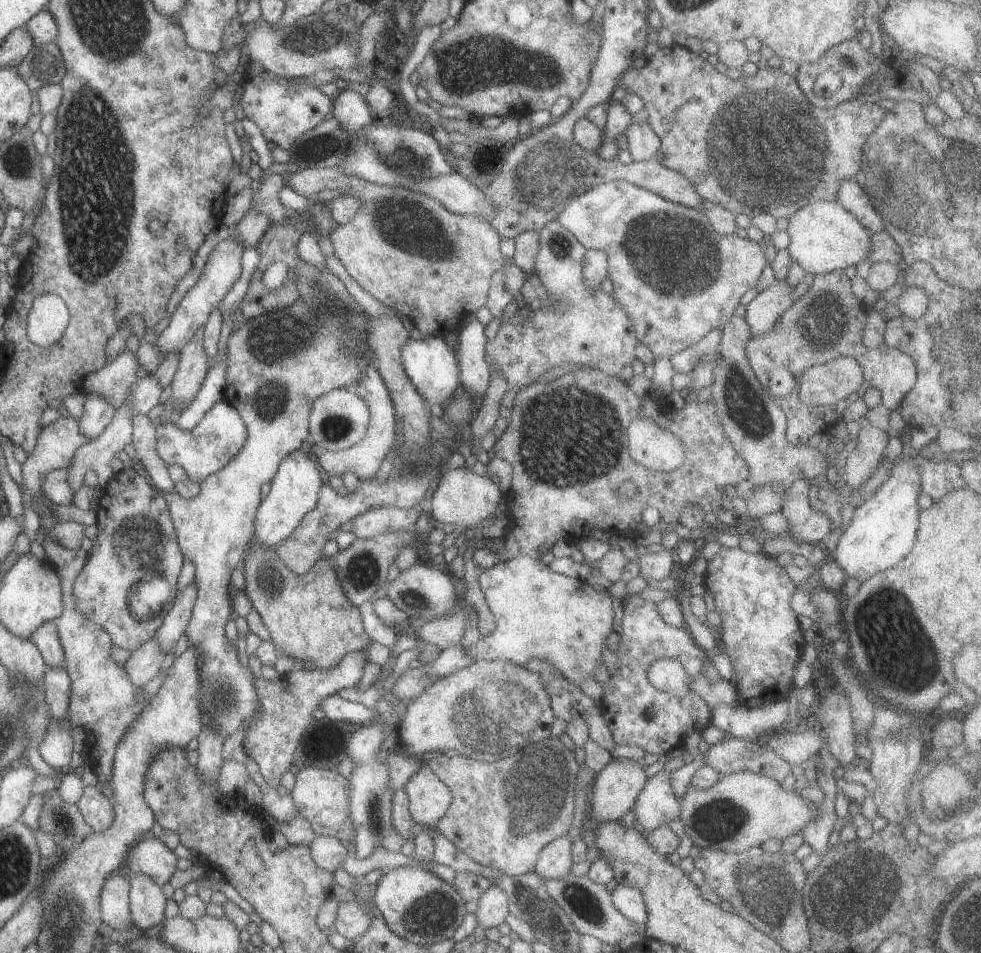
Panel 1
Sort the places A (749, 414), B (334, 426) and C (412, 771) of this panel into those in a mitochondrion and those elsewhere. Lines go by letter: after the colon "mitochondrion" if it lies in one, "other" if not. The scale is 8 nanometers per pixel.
A: mitochondrion
B: mitochondrion
C: other

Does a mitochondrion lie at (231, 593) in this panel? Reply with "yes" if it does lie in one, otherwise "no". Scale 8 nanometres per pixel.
no

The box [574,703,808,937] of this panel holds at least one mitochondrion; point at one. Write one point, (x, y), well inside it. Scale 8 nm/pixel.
(757, 896)

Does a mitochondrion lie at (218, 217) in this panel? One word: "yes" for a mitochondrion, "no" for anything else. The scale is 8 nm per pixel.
no

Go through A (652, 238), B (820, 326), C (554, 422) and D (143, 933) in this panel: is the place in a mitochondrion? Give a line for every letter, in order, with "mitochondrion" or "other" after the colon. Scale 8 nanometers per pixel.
A: mitochondrion
B: mitochondrion
C: mitochondrion
D: other

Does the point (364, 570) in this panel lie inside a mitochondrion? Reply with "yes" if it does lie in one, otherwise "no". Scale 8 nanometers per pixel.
yes

